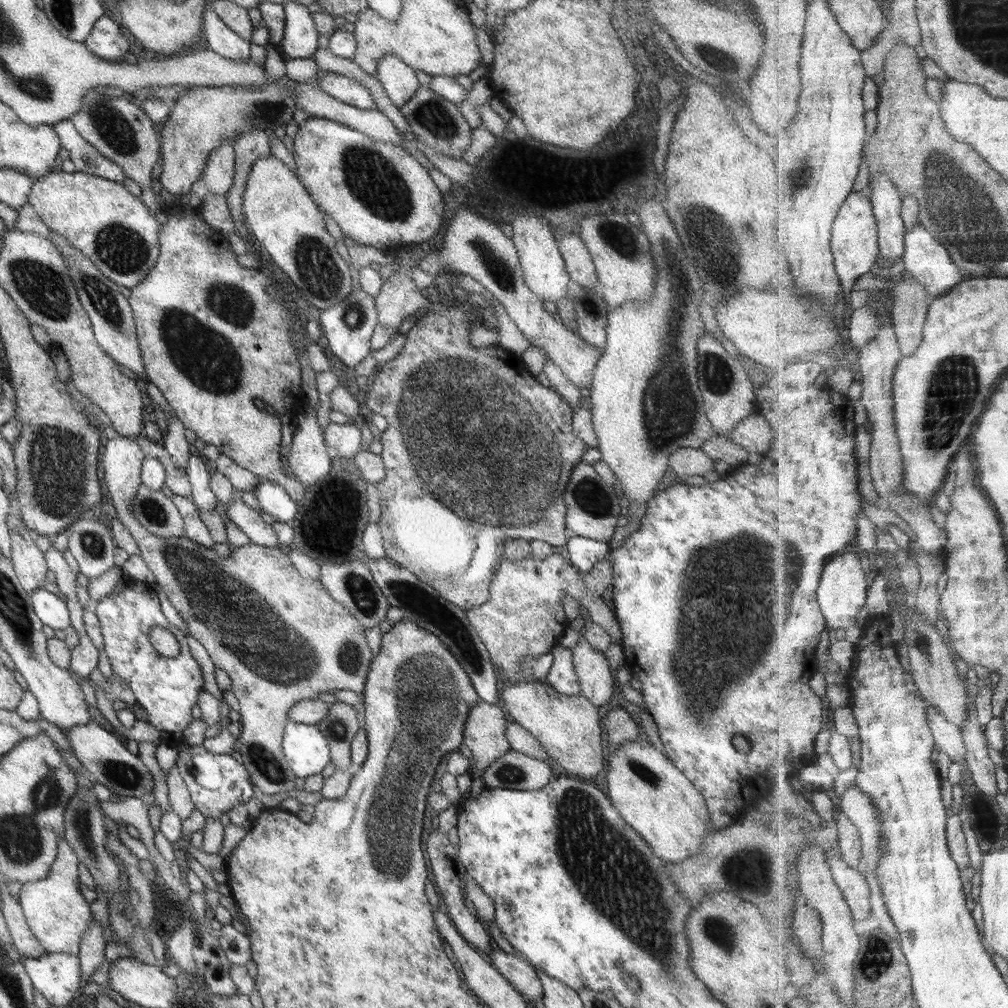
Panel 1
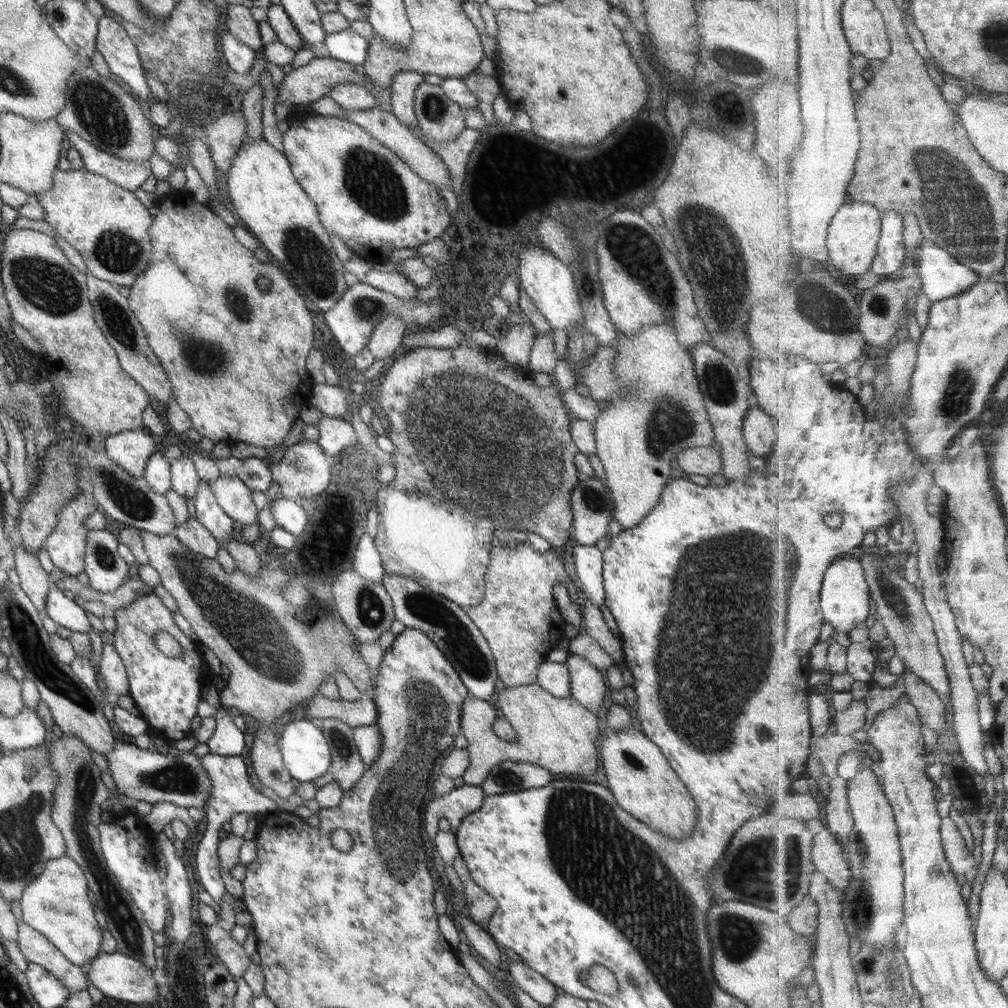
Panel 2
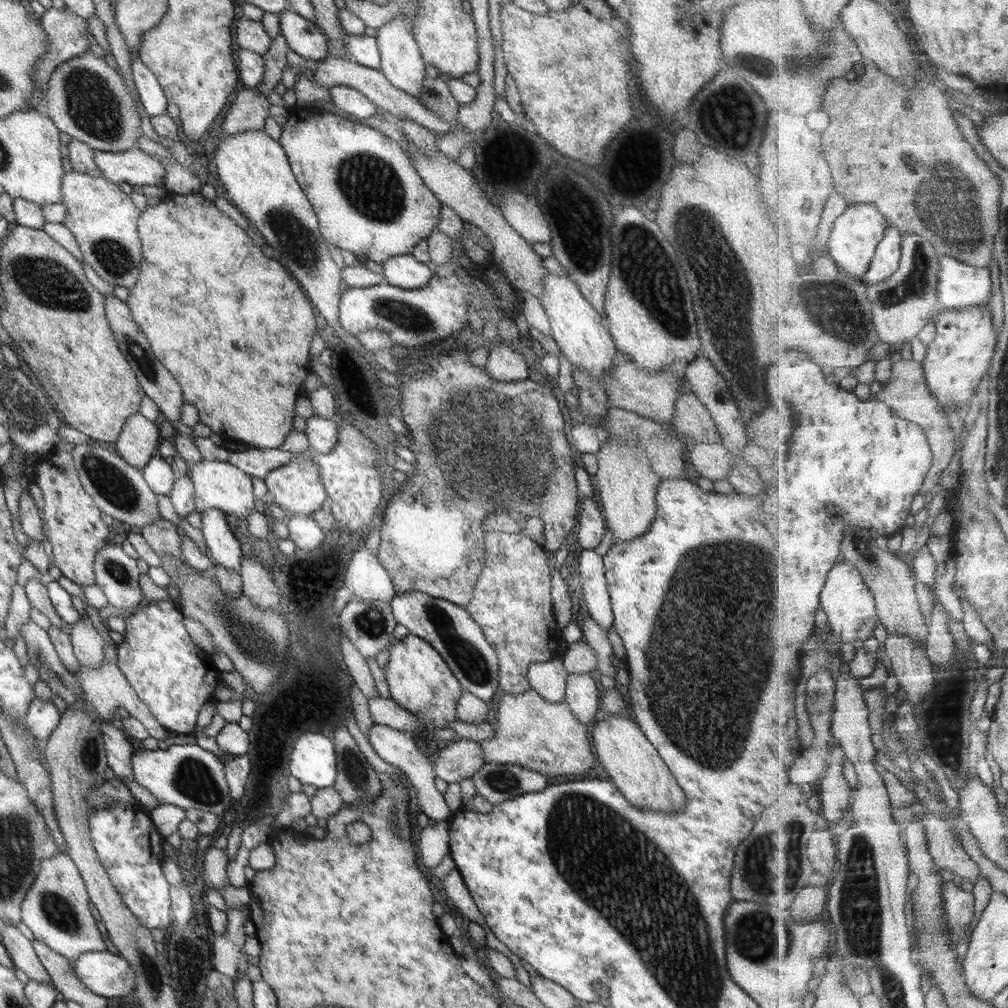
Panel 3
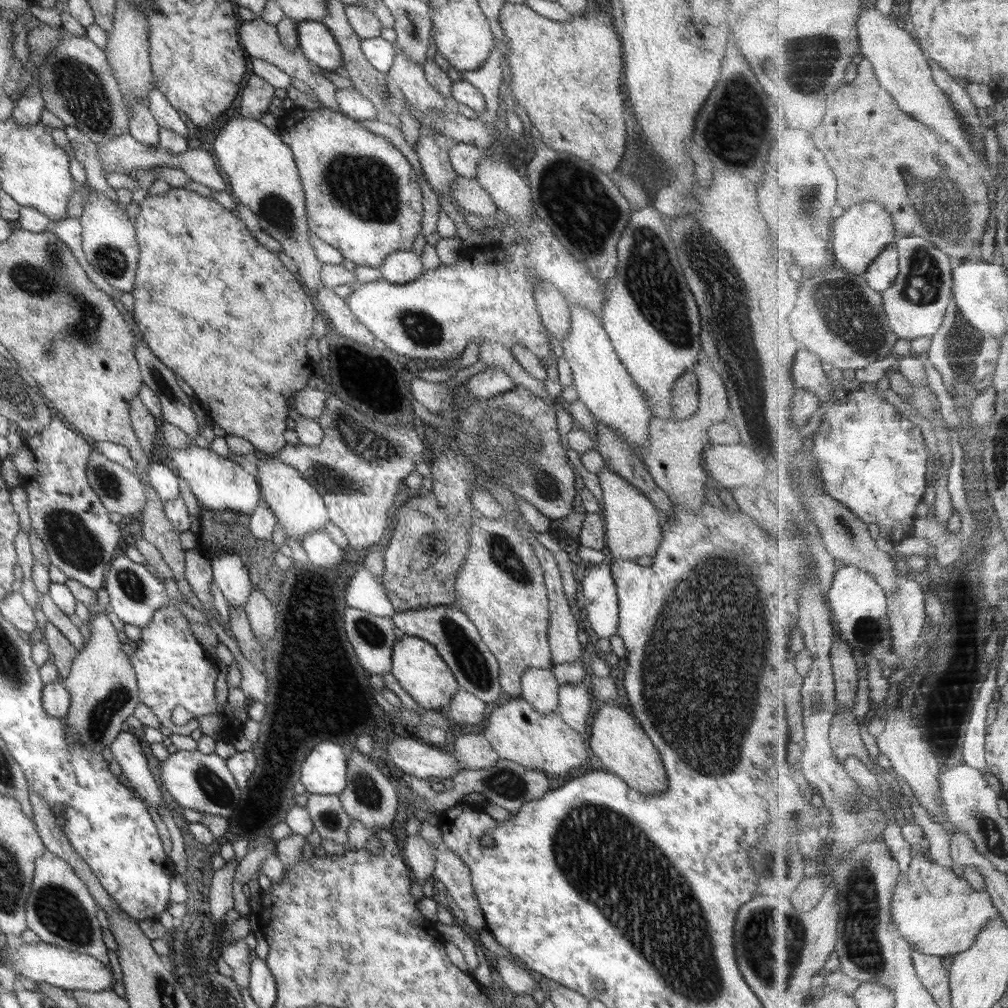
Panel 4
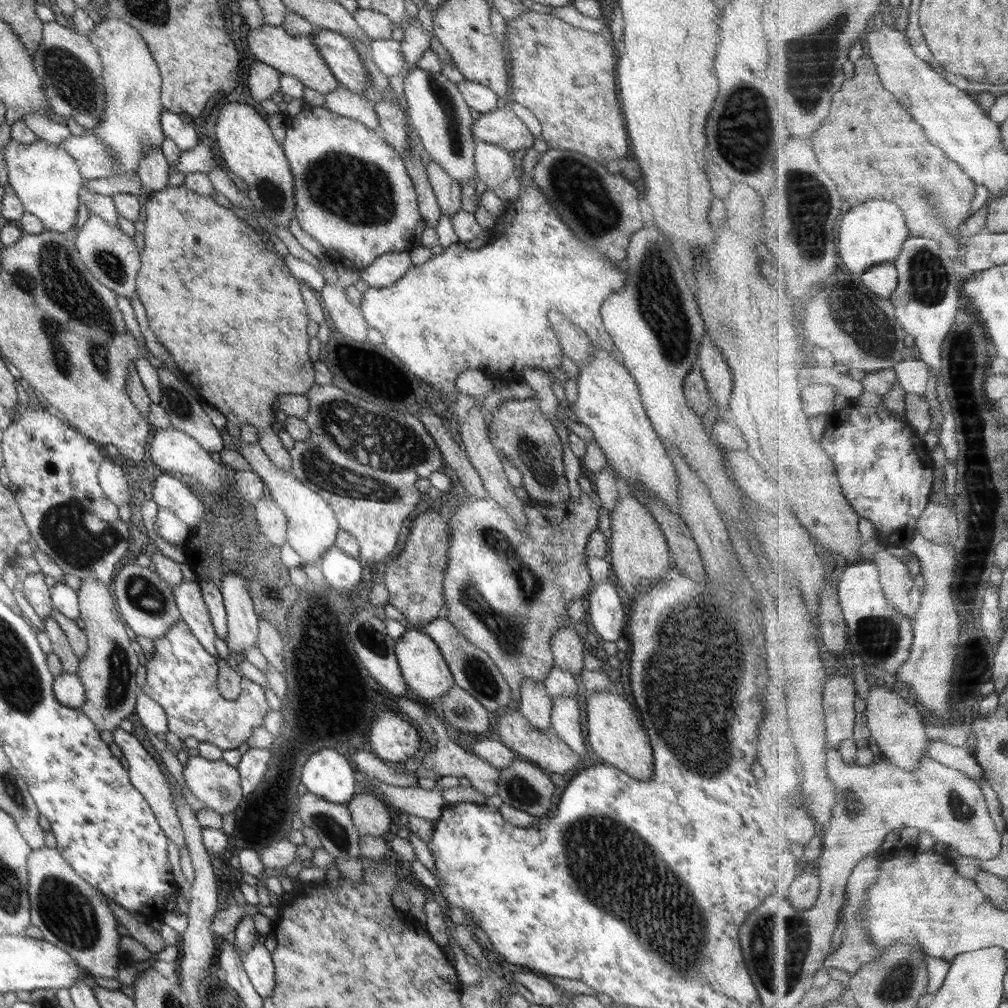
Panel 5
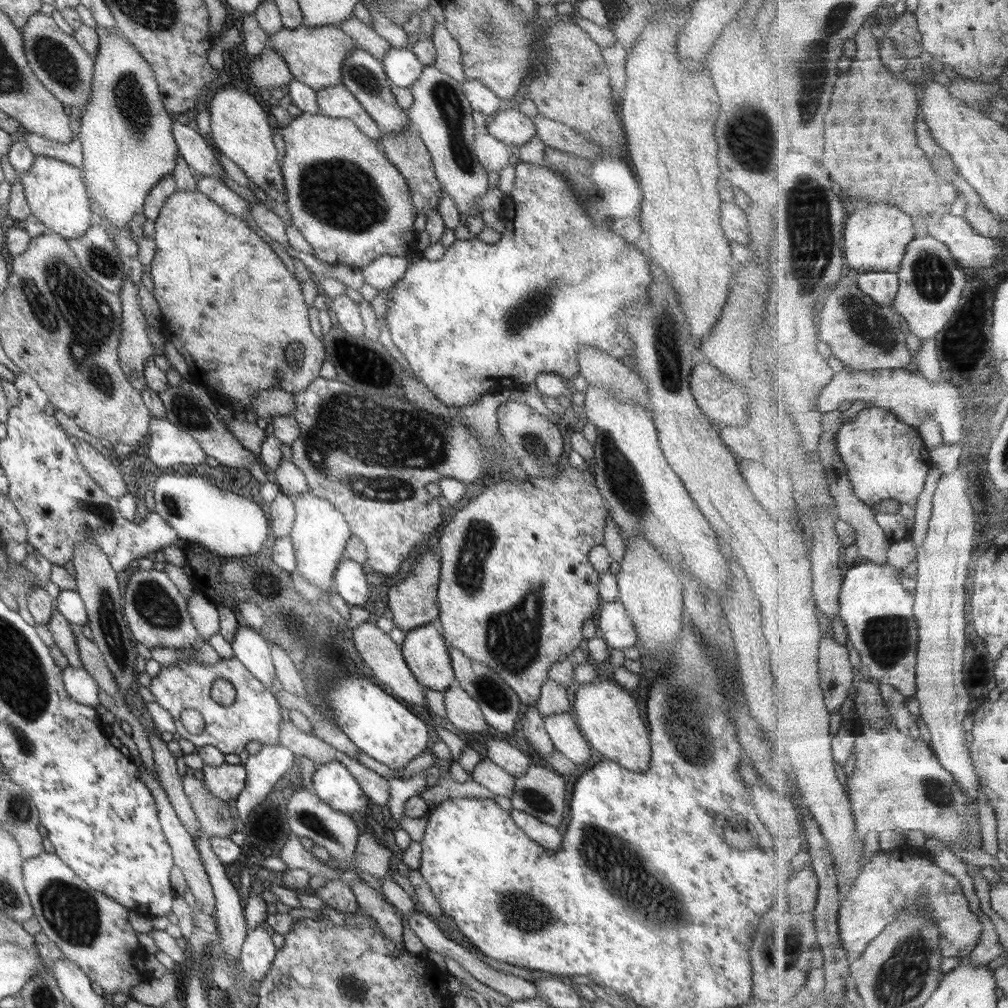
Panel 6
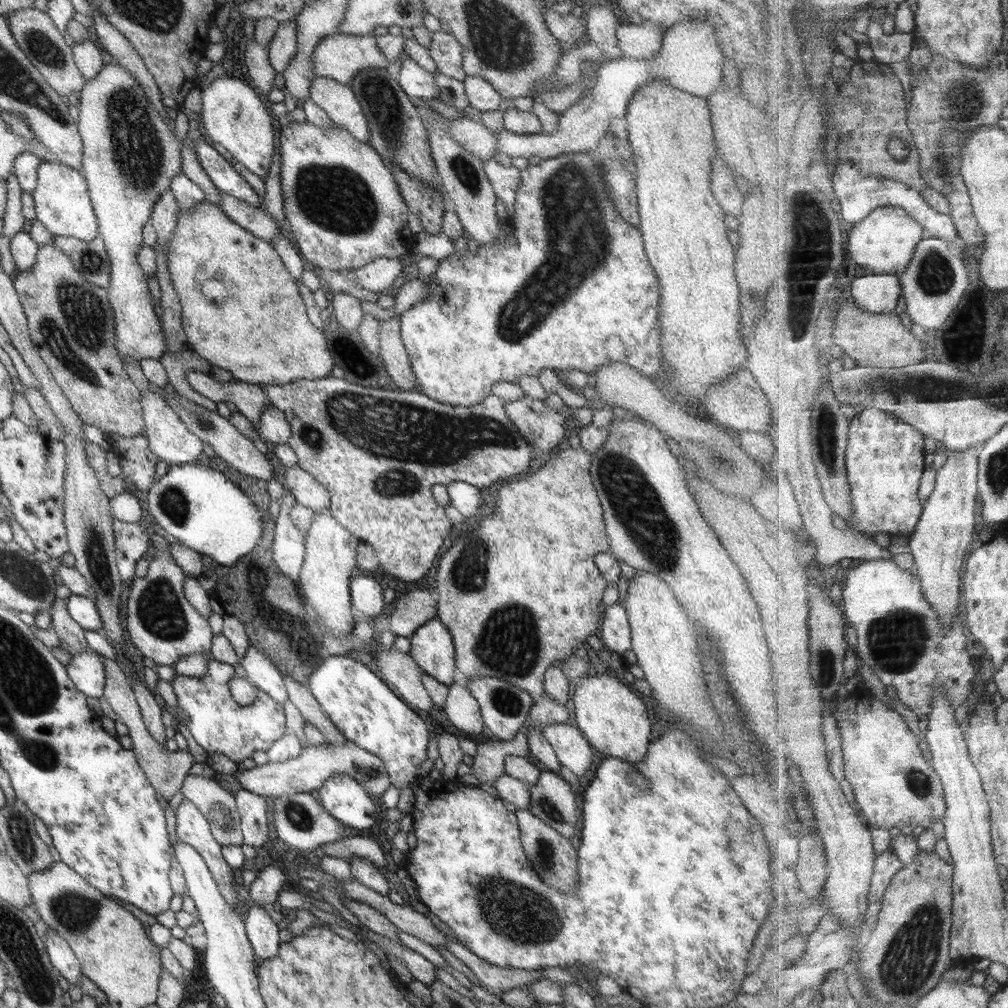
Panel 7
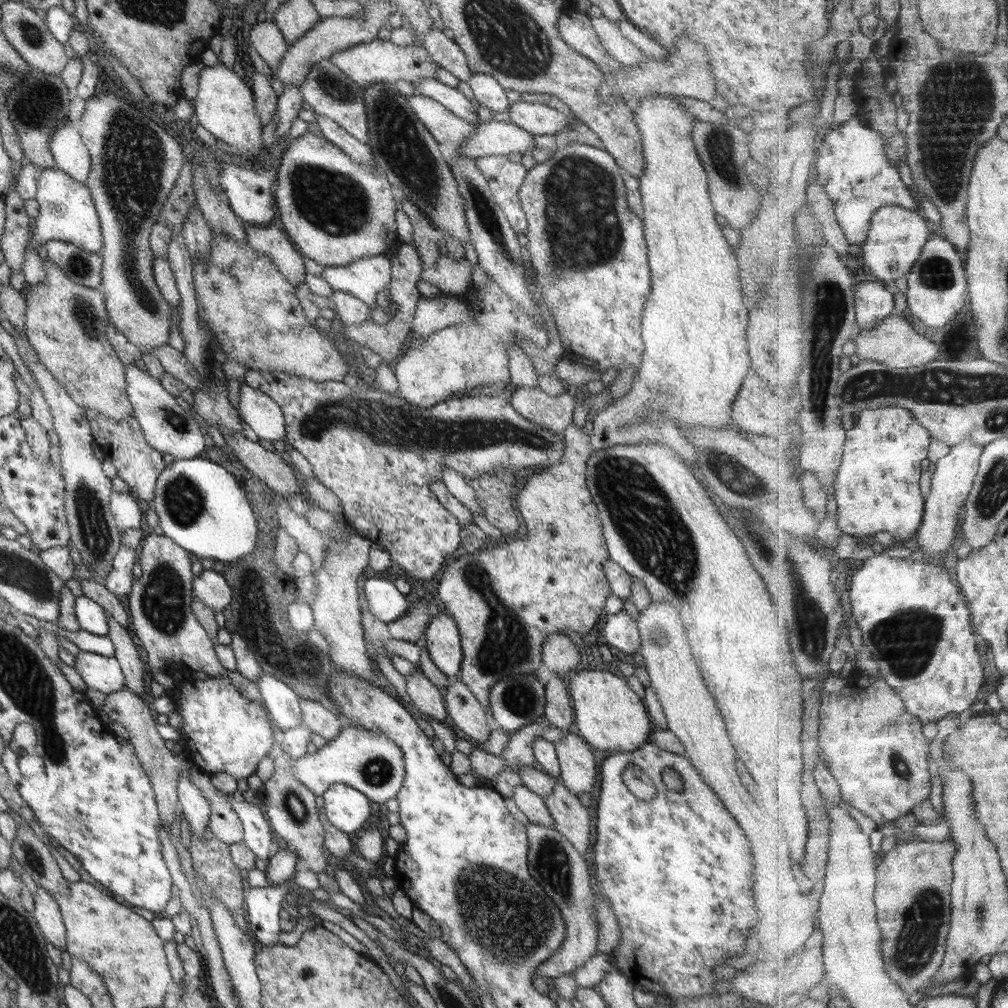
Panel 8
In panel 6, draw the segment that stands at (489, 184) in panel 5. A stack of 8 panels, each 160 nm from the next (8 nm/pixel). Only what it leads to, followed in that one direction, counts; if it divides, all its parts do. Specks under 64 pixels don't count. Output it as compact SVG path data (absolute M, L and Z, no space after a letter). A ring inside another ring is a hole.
M484 130L476 132L473 143L476 157L486 173L498 172L509 160L509 147L489 136Z

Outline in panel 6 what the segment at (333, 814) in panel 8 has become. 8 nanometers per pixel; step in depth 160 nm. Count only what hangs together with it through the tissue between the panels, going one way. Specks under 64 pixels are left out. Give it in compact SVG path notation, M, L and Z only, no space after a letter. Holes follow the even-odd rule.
M329 761L316 766L311 789L327 806L343 814L367 814L367 800L361 787L340 762Z

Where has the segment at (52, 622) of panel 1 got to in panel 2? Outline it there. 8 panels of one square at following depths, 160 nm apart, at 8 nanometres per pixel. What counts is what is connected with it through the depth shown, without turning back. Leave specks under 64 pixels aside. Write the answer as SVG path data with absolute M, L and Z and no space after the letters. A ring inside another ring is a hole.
M50 587L47 591L44 613L55 625L66 628L71 633L87 633L91 629L79 602L65 597L60 588Z

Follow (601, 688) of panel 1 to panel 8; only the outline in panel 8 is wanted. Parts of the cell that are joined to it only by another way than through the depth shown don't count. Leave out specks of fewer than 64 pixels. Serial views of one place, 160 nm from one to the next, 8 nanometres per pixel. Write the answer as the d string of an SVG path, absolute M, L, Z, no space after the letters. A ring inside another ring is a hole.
M570 731L552 745L560 767L561 784L574 795L590 792L597 774L588 744Z

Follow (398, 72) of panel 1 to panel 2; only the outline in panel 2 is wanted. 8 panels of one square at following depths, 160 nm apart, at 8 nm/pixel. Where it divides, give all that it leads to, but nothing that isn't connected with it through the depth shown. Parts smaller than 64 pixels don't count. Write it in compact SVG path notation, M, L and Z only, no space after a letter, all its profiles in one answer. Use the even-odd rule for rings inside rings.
M397 71L389 84L390 112L401 123L411 128L416 126L412 109L414 92L424 82L423 75L415 72Z

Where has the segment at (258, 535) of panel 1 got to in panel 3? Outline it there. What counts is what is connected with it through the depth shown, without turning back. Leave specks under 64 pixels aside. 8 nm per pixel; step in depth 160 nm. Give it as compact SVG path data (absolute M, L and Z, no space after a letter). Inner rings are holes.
M205 460L195 462L191 466L186 465L186 474L193 484L193 506L195 512L201 514L211 508L219 510L223 514L231 514L242 519L247 519L251 513L259 508L252 494L252 484L249 475L241 472L235 465L217 460Z

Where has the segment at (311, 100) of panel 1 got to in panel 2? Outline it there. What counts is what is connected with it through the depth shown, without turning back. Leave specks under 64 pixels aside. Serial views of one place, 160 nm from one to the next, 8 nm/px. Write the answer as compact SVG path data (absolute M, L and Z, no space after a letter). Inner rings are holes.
M379 106L368 108L367 110L347 110L343 109L345 120L356 124L365 132L368 132L377 143L385 146L385 149L391 150L399 159L401 159L419 178L430 182L432 185L451 187L449 173L441 161L432 150L421 143L407 126L401 124L395 115L391 112L383 111Z

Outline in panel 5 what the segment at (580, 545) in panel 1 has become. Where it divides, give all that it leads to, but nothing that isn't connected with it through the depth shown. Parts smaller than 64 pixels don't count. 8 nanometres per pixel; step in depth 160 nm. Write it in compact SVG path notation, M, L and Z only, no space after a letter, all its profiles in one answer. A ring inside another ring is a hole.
M609 579L592 586L587 598L586 613L590 631L595 631L599 640L615 642L624 637L625 612L621 600Z

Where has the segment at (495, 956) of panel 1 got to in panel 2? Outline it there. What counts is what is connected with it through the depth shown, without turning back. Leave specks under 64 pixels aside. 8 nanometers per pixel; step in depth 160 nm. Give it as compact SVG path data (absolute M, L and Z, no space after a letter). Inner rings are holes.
M504 958L504 968L509 973L511 981L533 999L537 1005L550 1007L555 1002L558 990L537 972L530 970L522 961L511 962Z

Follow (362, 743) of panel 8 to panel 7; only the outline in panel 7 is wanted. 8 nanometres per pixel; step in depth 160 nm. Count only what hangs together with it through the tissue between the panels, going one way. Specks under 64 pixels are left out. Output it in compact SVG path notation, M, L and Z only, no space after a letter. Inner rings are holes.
M348 740L342 744L328 743L328 746L306 745L301 754L295 758L285 762L255 765L251 770L237 769L232 775L242 791L277 798L284 794L309 793L311 790L318 790L321 783L335 774L353 778L353 781L359 783L371 797L381 795L390 785L389 775L387 775L383 763L376 756Z

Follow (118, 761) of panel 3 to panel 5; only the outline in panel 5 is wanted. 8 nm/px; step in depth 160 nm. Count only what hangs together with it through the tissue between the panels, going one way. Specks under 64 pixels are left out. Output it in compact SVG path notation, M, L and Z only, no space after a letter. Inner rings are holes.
M117 727L111 734L114 745L122 752L123 758L127 760L129 783L139 791L143 800L150 806L155 820L158 822L166 838L171 840L180 850L184 844L184 836L173 799L171 798L171 790L167 785L168 780L164 778L161 770L159 770L159 766L131 733Z

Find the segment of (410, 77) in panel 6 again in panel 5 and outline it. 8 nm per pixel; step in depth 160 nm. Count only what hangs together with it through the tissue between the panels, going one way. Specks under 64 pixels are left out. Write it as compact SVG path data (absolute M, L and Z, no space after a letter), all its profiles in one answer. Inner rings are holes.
M371 39L368 46L371 49L371 59L383 76L389 78L395 75L401 76L404 70L406 73L409 72L402 59L400 42L395 42L393 39Z

